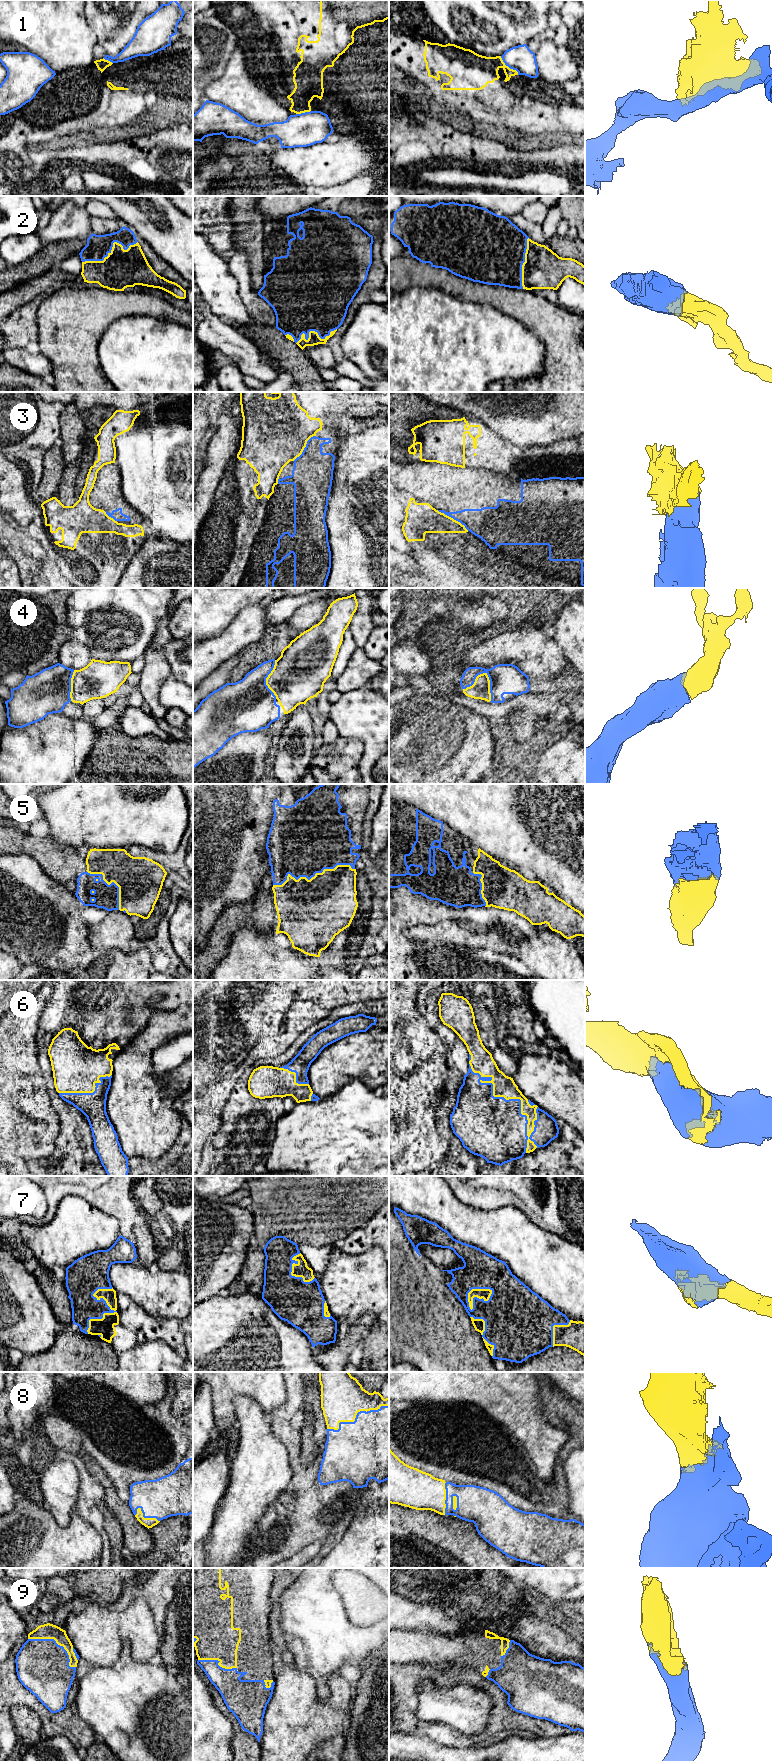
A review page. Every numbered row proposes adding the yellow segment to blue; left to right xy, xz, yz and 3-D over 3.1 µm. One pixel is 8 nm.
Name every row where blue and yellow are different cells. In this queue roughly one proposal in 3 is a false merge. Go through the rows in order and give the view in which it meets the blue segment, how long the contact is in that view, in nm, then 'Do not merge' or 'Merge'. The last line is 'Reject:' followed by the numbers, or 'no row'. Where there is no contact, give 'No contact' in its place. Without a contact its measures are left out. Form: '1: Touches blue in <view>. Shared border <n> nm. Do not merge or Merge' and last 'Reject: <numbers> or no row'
1: Touches blue in yz. Shared border 220 nm. Do not merge
2: Touches blue in xy. Shared border 480 nm. Merge
3: Touches blue in yz. Shared border 300 nm. Do not merge
4: Touches blue in yz. Shared border 260 nm. Merge
5: Touches blue in xz. Shared border 650 nm. Merge
6: Touches blue in yz. Shared border 850 nm. Merge
7: Touches blue in xy. Shared border 420 nm. Merge
8: Touches blue in xz. Shared border 550 nm. Merge
9: Touches blue in xy. Shared border 440 nm. Merge
Reject: 1, 3

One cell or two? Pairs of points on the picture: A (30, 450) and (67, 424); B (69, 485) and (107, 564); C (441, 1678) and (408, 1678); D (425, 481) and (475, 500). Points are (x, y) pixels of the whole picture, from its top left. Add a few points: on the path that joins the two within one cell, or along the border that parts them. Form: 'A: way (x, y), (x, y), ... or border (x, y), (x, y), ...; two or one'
A: border (60, 429), (61, 434); two
B: way (73, 505), (73, 515), (102, 544); one
C: way (433, 1674), (416, 1674); one
D: way (437, 484), (447, 488), (463, 488); one

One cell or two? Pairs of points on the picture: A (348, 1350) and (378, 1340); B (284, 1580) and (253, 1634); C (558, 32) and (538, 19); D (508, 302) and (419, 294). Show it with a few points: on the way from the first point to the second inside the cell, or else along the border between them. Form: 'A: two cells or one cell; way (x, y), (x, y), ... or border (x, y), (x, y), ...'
A: two cells; border (371, 1325), (358, 1350)
B: two cells; border (273, 1581), (270, 1591), (270, 1617), (267, 1627)
C: two cells; border (549, 10), (546, 27), (529, 40)
D: two cells; border (436, 289), (441, 289), (464, 300), (481, 304)

